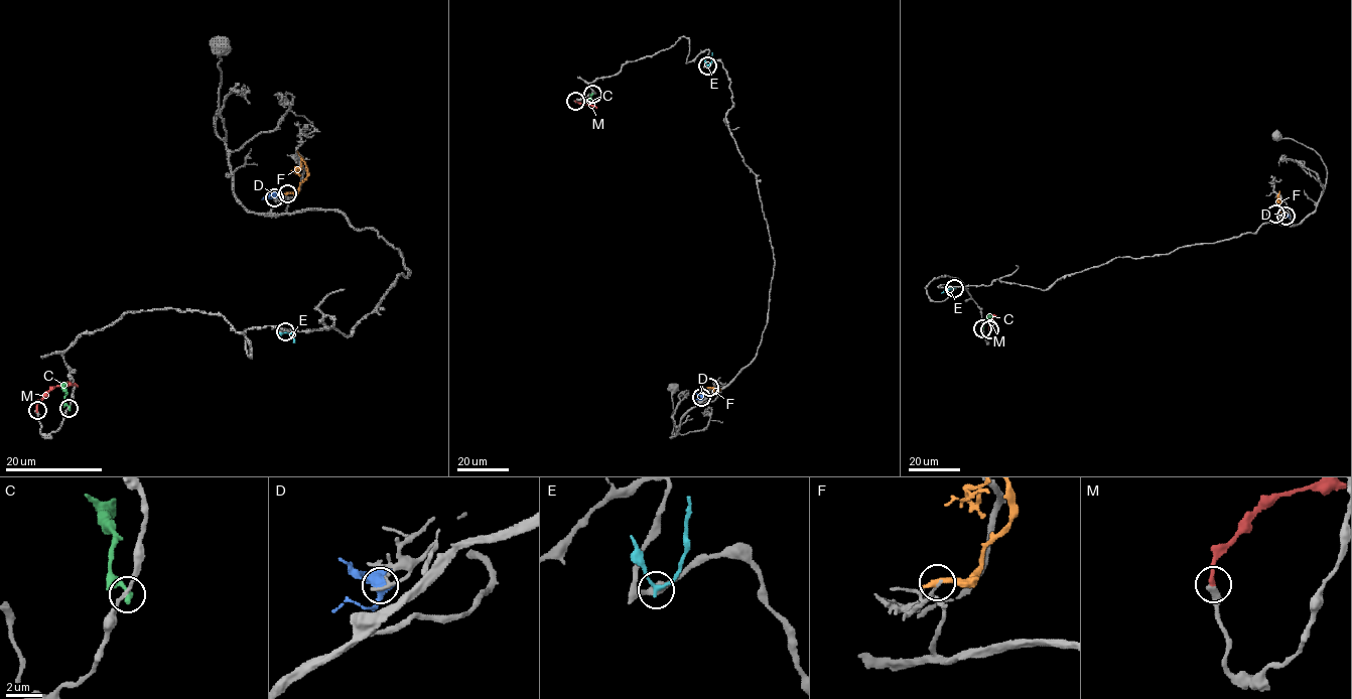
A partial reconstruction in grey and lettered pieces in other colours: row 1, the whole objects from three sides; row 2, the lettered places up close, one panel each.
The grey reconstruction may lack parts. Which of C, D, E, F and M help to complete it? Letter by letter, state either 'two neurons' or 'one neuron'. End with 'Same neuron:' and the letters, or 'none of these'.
C: two neurons
D: two neurons
E: two neurons
F: two neurons
M: one neuron
Same neuron: M

